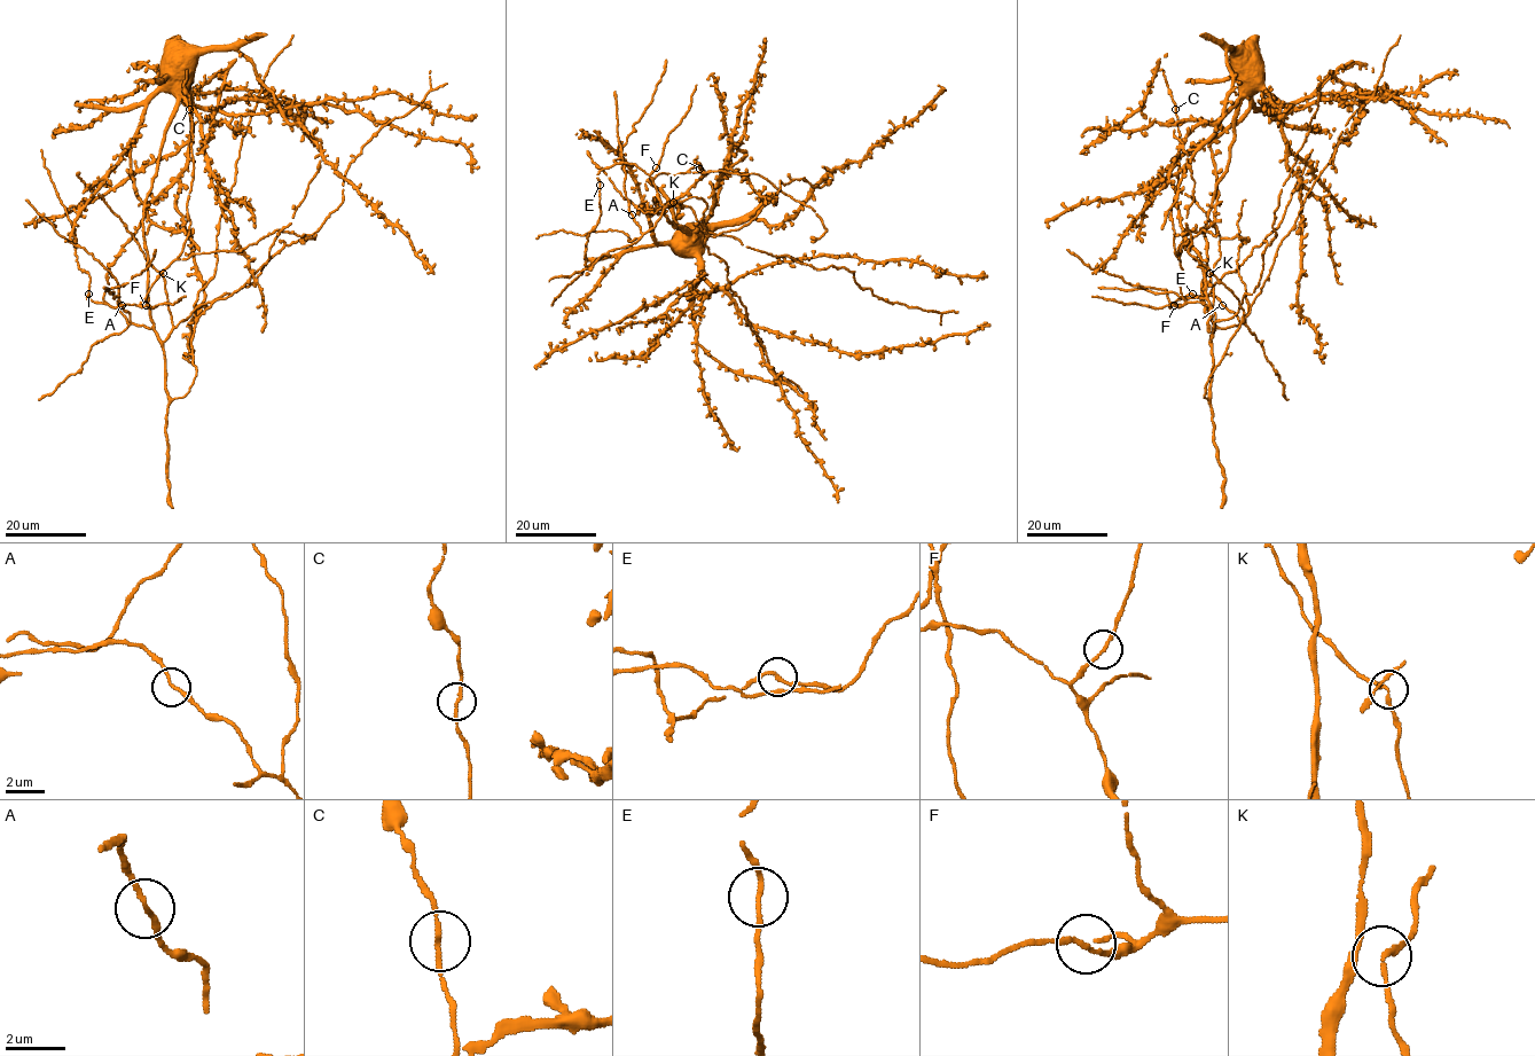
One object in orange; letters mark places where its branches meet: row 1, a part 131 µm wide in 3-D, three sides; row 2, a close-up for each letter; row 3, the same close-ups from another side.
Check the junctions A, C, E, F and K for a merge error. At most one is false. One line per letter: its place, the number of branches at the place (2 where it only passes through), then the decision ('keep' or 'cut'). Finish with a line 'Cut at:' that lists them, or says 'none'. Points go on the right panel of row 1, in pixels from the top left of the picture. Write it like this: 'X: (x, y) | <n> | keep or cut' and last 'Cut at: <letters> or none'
A: (1222, 305) | 2 | keep
C: (1175, 109) | 2 | keep
E: (1192, 294) | 2 | keep
F: (1174, 305) | 2 | keep
K: (1210, 273) | 2 | keep
Cut at: none

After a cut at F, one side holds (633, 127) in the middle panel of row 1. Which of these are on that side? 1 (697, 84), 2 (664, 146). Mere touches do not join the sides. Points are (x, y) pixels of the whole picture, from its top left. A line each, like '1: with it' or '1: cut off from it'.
1: cut off from it
2: cut off from it

